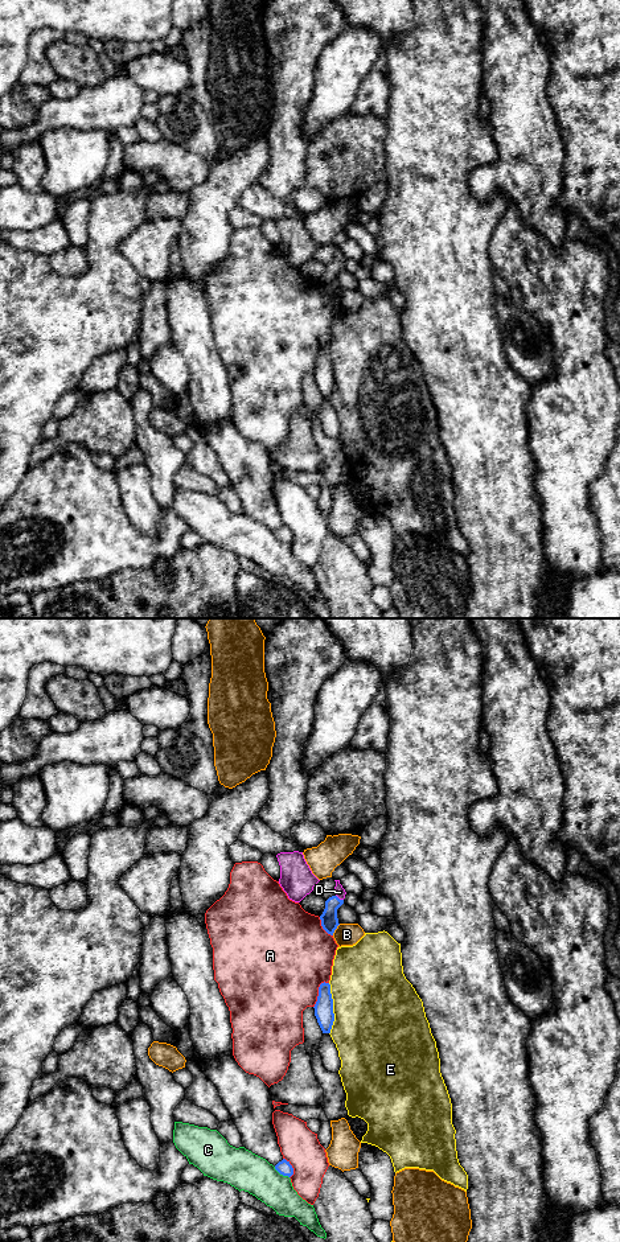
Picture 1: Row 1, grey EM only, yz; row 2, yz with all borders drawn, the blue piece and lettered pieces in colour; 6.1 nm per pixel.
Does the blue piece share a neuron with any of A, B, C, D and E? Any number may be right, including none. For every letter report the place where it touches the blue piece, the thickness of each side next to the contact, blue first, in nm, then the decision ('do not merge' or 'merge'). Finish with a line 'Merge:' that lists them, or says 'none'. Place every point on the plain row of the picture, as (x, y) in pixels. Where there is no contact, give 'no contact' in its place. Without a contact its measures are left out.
A: yz (319, 358) | 110/480 nm | do not merge
B: yz (336, 293) | 110/140 nm | do not merge
C: yz (282, 539) | 90/240 nm | do not merge
D: yz (339, 264) | 110/60 nm | merge
E: yz (332, 374) | 110/500 nm | do not merge
Merge: D

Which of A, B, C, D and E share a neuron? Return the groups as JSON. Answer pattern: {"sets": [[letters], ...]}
{"sets": [["A"], ["B"], ["C"], ["D"], ["E"]]}

